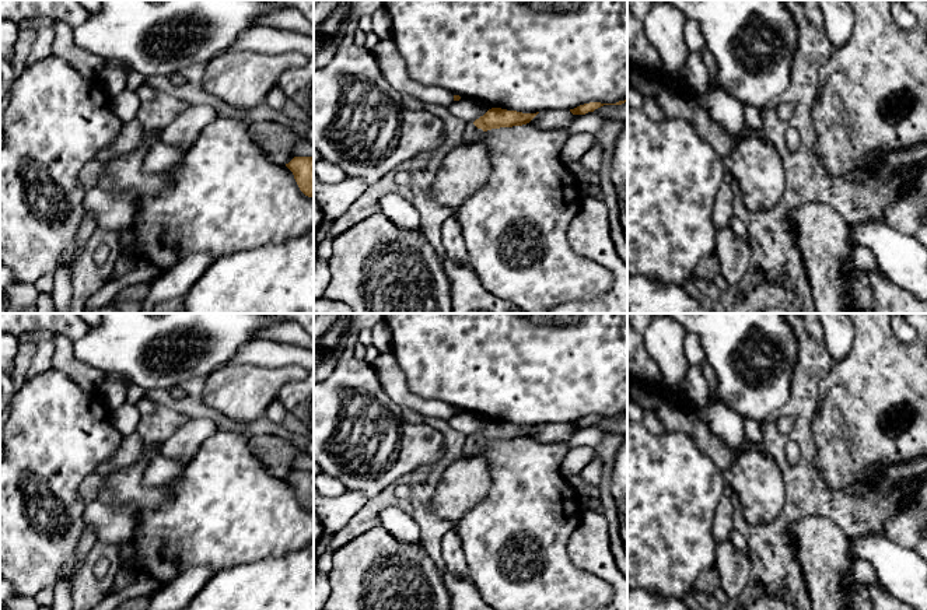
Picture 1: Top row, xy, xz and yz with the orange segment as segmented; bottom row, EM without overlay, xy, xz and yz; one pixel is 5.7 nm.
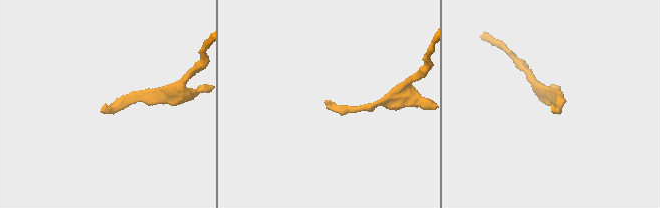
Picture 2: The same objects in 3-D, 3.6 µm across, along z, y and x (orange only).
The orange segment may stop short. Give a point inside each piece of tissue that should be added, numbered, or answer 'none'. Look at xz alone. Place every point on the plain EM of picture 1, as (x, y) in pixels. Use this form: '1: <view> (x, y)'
1: xz (472, 448)

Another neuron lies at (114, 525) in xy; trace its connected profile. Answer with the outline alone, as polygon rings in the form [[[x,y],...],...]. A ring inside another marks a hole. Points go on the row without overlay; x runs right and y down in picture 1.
[[[99,499],[85,505],[84,529],[92,527],[99,543],[125,546],[132,537],[133,526],[133,511],[126,505],[112,506]]]

